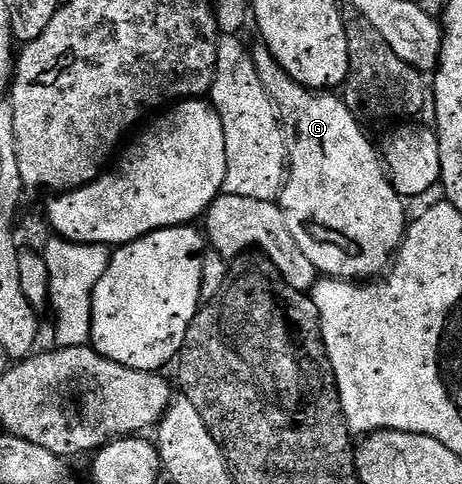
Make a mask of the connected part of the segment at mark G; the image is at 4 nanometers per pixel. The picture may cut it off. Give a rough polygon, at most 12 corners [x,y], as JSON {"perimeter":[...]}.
{"perimeter":[[251,54],[287,136],[279,206],[330,279],[369,281],[406,200],[336,94]]}

